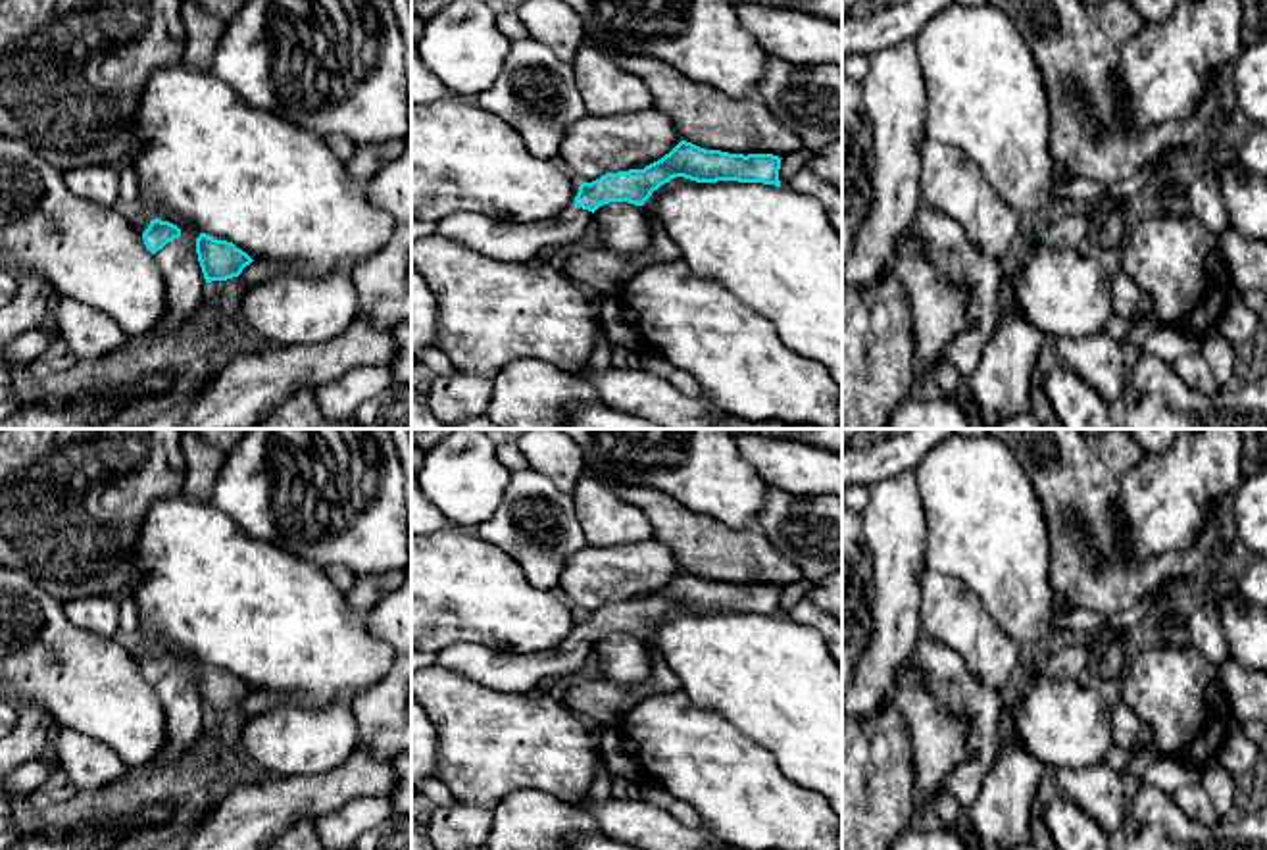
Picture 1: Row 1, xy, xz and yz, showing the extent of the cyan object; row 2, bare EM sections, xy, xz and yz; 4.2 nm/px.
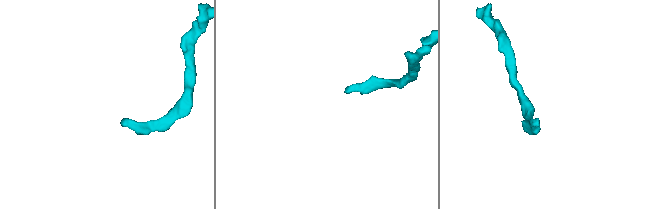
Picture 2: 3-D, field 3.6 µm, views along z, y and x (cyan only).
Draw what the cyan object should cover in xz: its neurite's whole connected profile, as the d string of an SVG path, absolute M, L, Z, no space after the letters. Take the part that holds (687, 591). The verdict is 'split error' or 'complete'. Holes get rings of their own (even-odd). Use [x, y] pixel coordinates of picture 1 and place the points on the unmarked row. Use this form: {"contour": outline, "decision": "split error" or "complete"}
{"contour": "M681 571L669 585L644 600L606 604L592 613L583 613L575 633L554 650L513 654L475 640L460 640L436 654L436 665L498 692L529 692L546 677L561 679L583 669L594 642L604 635L644 637L654 621L675 608L696 613L738 612L781 617L781 590L773 585L744 587L706 581Z", "decision": "split error"}

